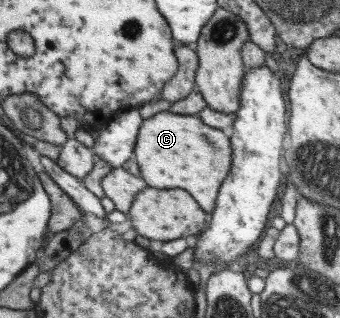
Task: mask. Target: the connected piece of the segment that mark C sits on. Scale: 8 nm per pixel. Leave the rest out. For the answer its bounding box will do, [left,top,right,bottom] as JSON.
[133,111,231,215]

